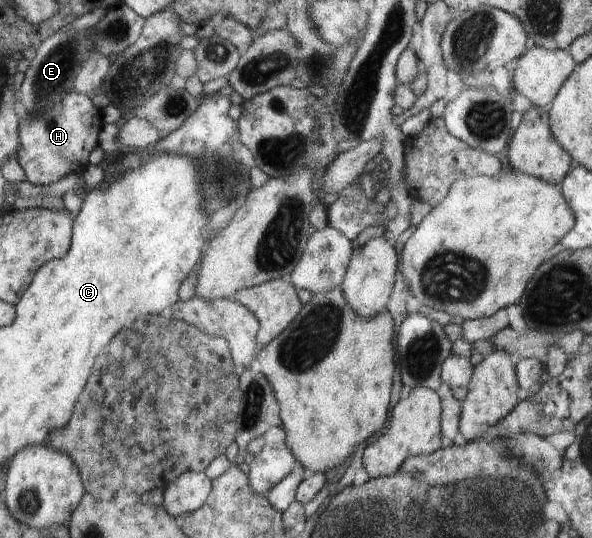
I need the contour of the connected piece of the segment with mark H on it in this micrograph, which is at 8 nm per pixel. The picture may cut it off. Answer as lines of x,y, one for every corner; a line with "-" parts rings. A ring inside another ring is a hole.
71,91
60,104
36,112
31,118
21,121
17,160
27,175
26,181
48,186
72,173
81,174
87,167
87,157
95,149
97,135
101,131
99,127
103,125
101,113
95,109
91,100
86,95

